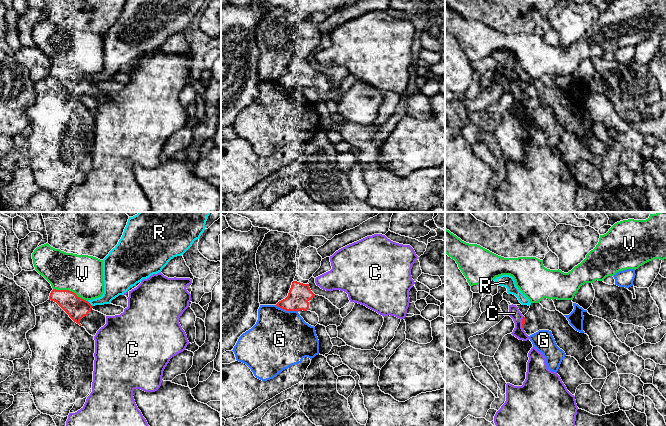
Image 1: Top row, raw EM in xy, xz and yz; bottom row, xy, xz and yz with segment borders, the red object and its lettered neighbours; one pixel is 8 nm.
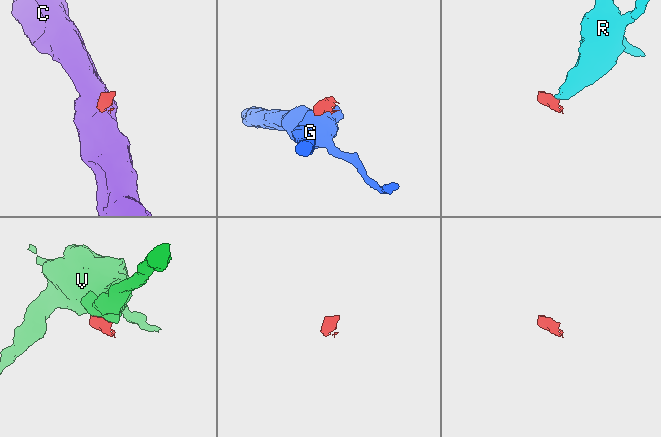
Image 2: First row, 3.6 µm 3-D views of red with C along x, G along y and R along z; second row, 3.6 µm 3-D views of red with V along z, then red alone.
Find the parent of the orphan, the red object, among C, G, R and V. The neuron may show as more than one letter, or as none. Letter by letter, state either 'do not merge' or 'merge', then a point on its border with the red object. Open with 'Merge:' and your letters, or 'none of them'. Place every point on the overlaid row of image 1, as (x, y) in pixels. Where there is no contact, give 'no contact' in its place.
Merge: none of them
C: do not merge | yz (522, 323)
G: do not merge | xz (286, 310)
R: do not merge | xy (90, 304)
V: do not merge | xy (70, 291)

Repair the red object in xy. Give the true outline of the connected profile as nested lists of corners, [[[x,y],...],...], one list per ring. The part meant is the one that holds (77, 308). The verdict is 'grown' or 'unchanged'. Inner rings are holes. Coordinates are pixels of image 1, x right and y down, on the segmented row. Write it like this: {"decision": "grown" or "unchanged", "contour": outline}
{"decision": "grown", "contour": [[[53,289],[49,300],[56,302],[69,317],[95,336],[97,331],[106,324],[106,315],[92,309],[92,305],[69,290]]]}

